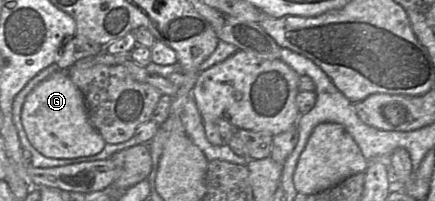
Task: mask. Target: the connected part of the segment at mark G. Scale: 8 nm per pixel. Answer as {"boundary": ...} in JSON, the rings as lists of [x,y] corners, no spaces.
{"boundary":[[[65,69],[41,81],[25,98],[21,121],[30,143],[42,155],[74,159],[100,153],[106,142],[91,124],[84,97]]]}

